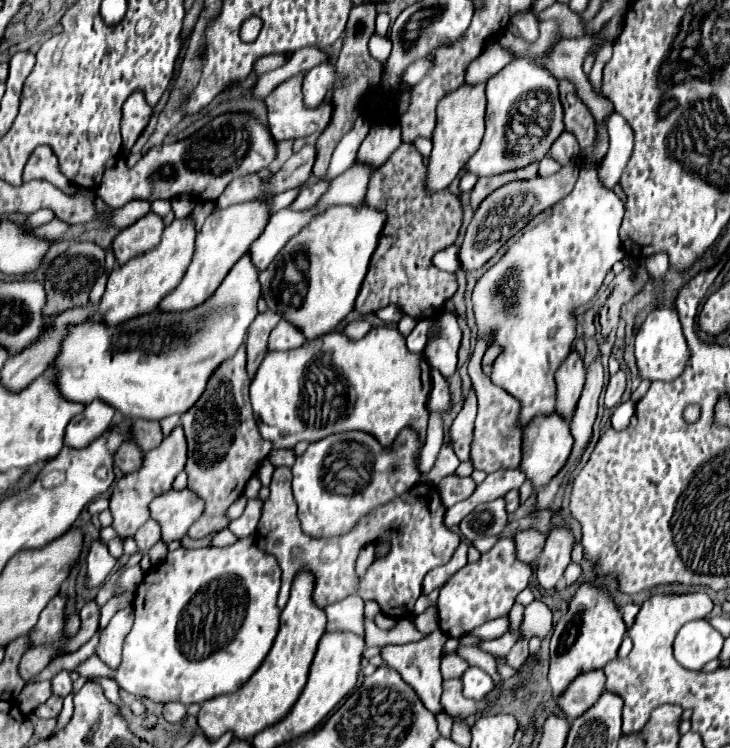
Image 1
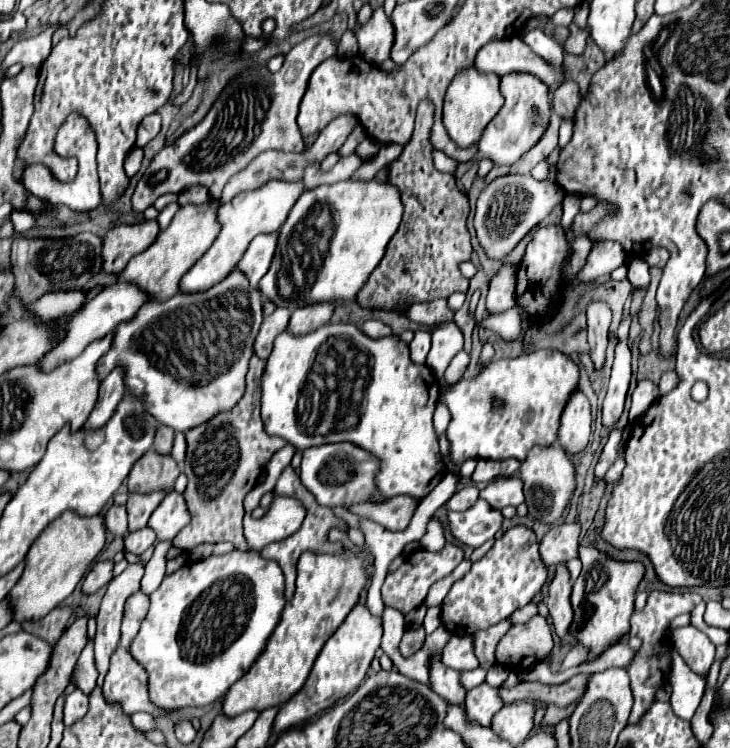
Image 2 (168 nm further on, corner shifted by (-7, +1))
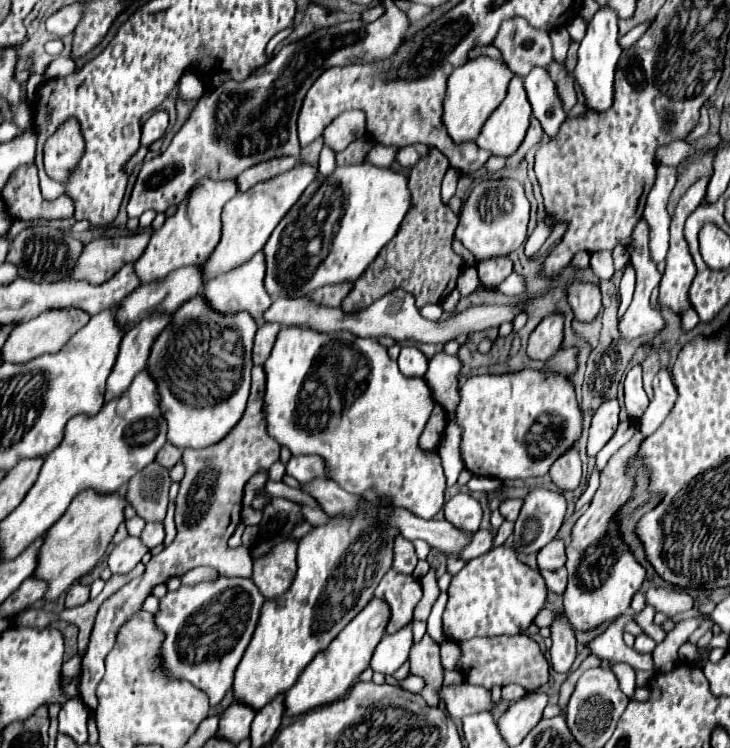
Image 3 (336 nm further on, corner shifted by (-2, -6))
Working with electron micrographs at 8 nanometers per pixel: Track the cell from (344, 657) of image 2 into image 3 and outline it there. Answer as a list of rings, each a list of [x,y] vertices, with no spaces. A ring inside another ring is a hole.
[[[372,598],[368,602],[368,606],[362,608],[358,618],[354,618],[338,634],[338,638],[334,638],[334,642],[330,642],[330,646],[324,652],[320,652],[302,670],[302,674],[298,676],[298,682],[286,692],[286,714],[300,716],[318,706],[324,706],[324,704],[330,704],[330,702],[336,702],[338,698],[342,698],[346,694],[346,690],[350,688],[350,684],[368,668],[372,652],[378,646],[378,642],[386,630],[388,618],[390,618],[388,604],[380,598]]]

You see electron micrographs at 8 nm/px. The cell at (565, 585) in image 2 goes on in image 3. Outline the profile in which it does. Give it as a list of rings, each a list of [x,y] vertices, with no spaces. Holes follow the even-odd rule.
[[[560,614],[552,624],[552,648],[550,648],[550,664],[556,672],[568,674],[572,662],[576,658],[576,638],[570,630],[566,618]]]

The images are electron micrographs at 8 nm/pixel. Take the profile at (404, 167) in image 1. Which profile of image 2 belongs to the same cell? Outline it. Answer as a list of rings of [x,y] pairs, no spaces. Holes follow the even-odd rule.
[[[423,101],[417,109],[411,141],[387,167],[387,183],[399,189],[405,211],[397,235],[387,245],[385,257],[357,295],[357,303],[367,309],[391,311],[391,307],[399,307],[399,303],[403,303],[403,307],[417,301],[429,303],[435,299],[447,299],[455,291],[469,289],[469,279],[459,271],[459,263],[469,261],[473,251],[467,231],[467,217],[471,211],[469,197],[457,187],[453,175],[441,173],[433,167],[433,145],[429,143],[431,125],[433,105]]]

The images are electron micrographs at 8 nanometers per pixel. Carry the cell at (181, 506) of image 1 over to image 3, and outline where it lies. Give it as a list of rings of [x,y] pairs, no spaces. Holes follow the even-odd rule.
[[[160,522],[146,524],[144,530],[142,530],[142,534],[140,534],[140,540],[142,540],[142,544],[146,548],[150,548],[150,550],[156,548],[158,544],[164,542],[164,524],[160,524]]]

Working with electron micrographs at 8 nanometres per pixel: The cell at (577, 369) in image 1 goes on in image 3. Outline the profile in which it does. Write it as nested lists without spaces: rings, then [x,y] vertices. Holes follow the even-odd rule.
[[[576,446],[570,448],[562,458],[558,458],[550,468],[550,478],[560,492],[576,490],[580,484],[580,476],[582,476],[582,462],[578,458]]]

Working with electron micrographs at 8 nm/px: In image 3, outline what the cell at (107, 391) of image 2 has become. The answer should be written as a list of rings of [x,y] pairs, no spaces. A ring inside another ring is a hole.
[[[156,314],[154,318],[146,318],[146,322],[140,322],[122,338],[118,360],[106,382],[106,400],[122,394],[134,376],[146,366],[150,346],[154,344],[154,338],[170,324],[170,318],[172,314]]]

